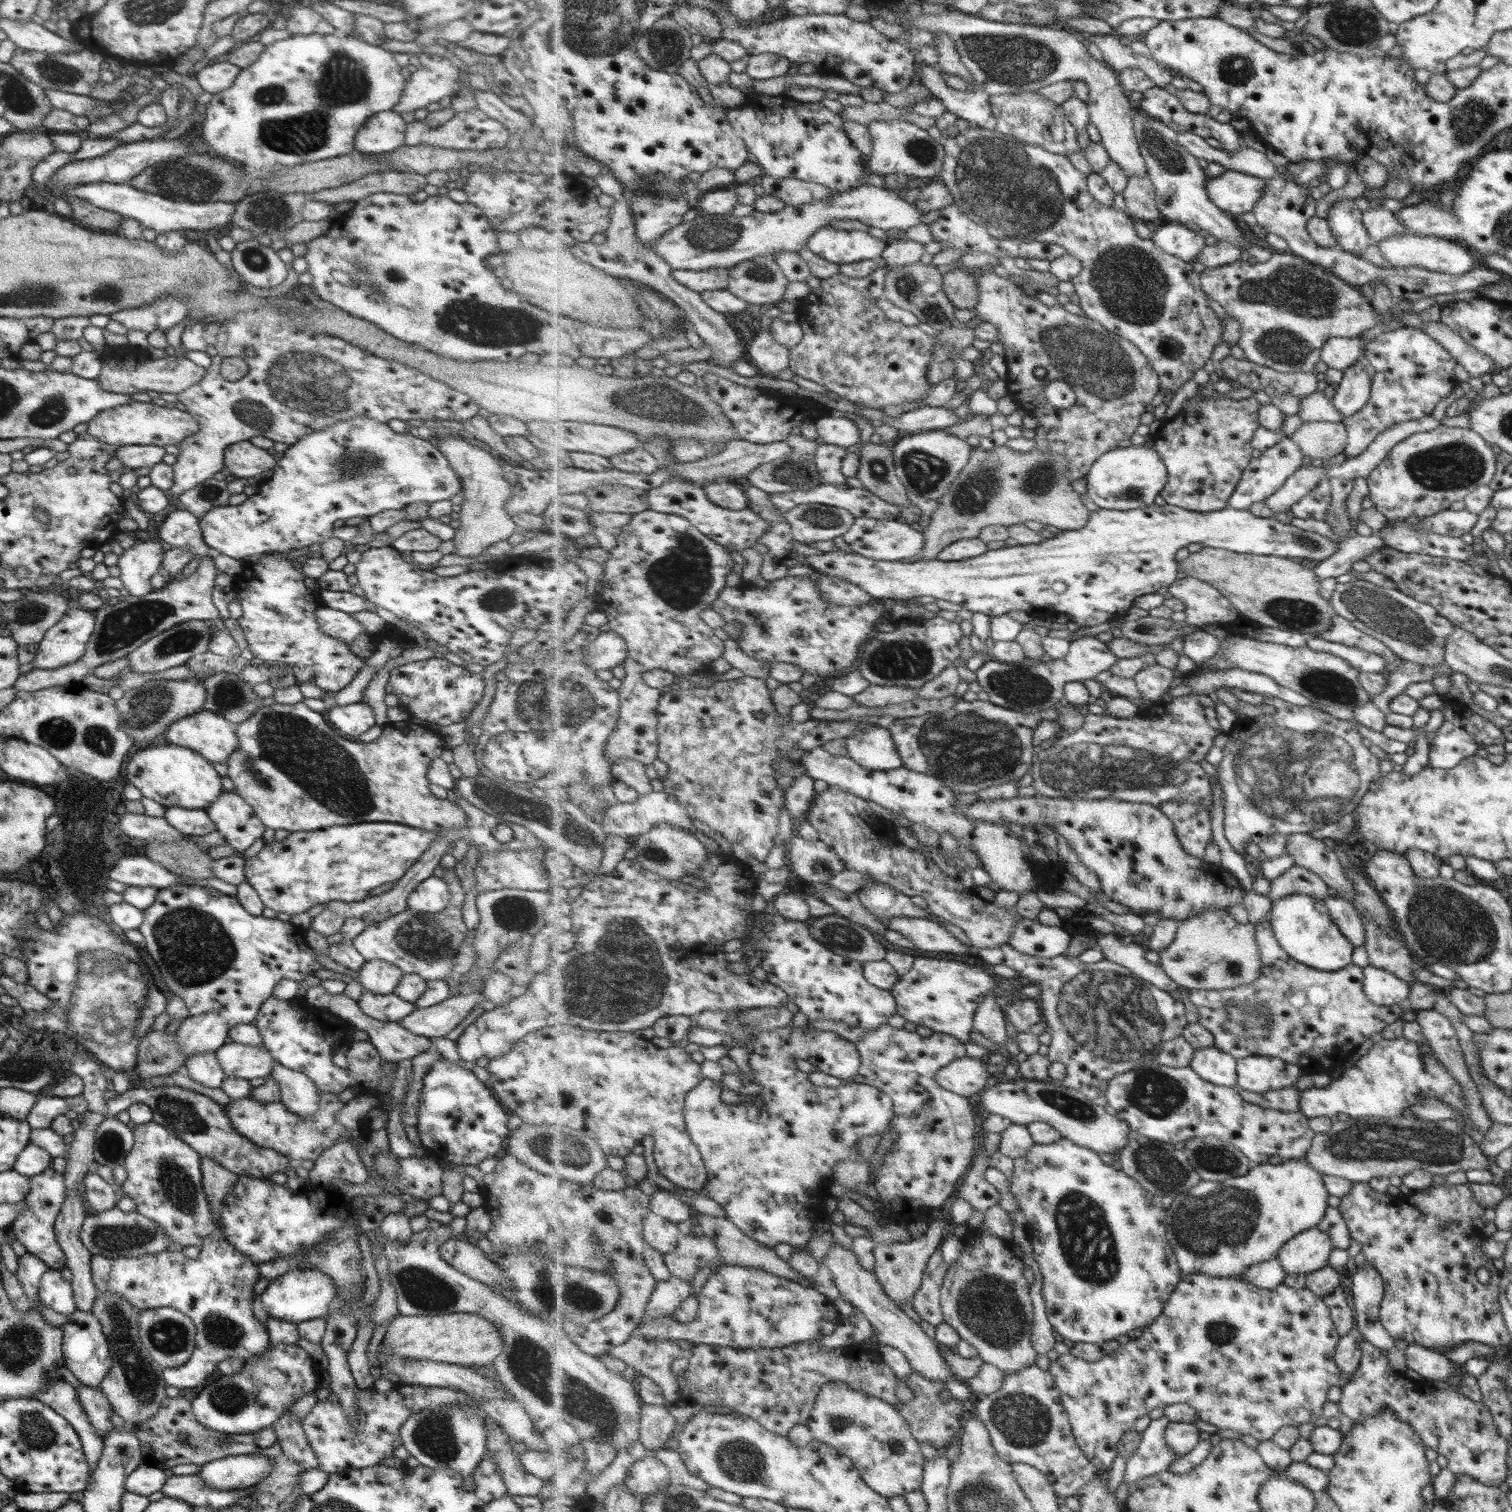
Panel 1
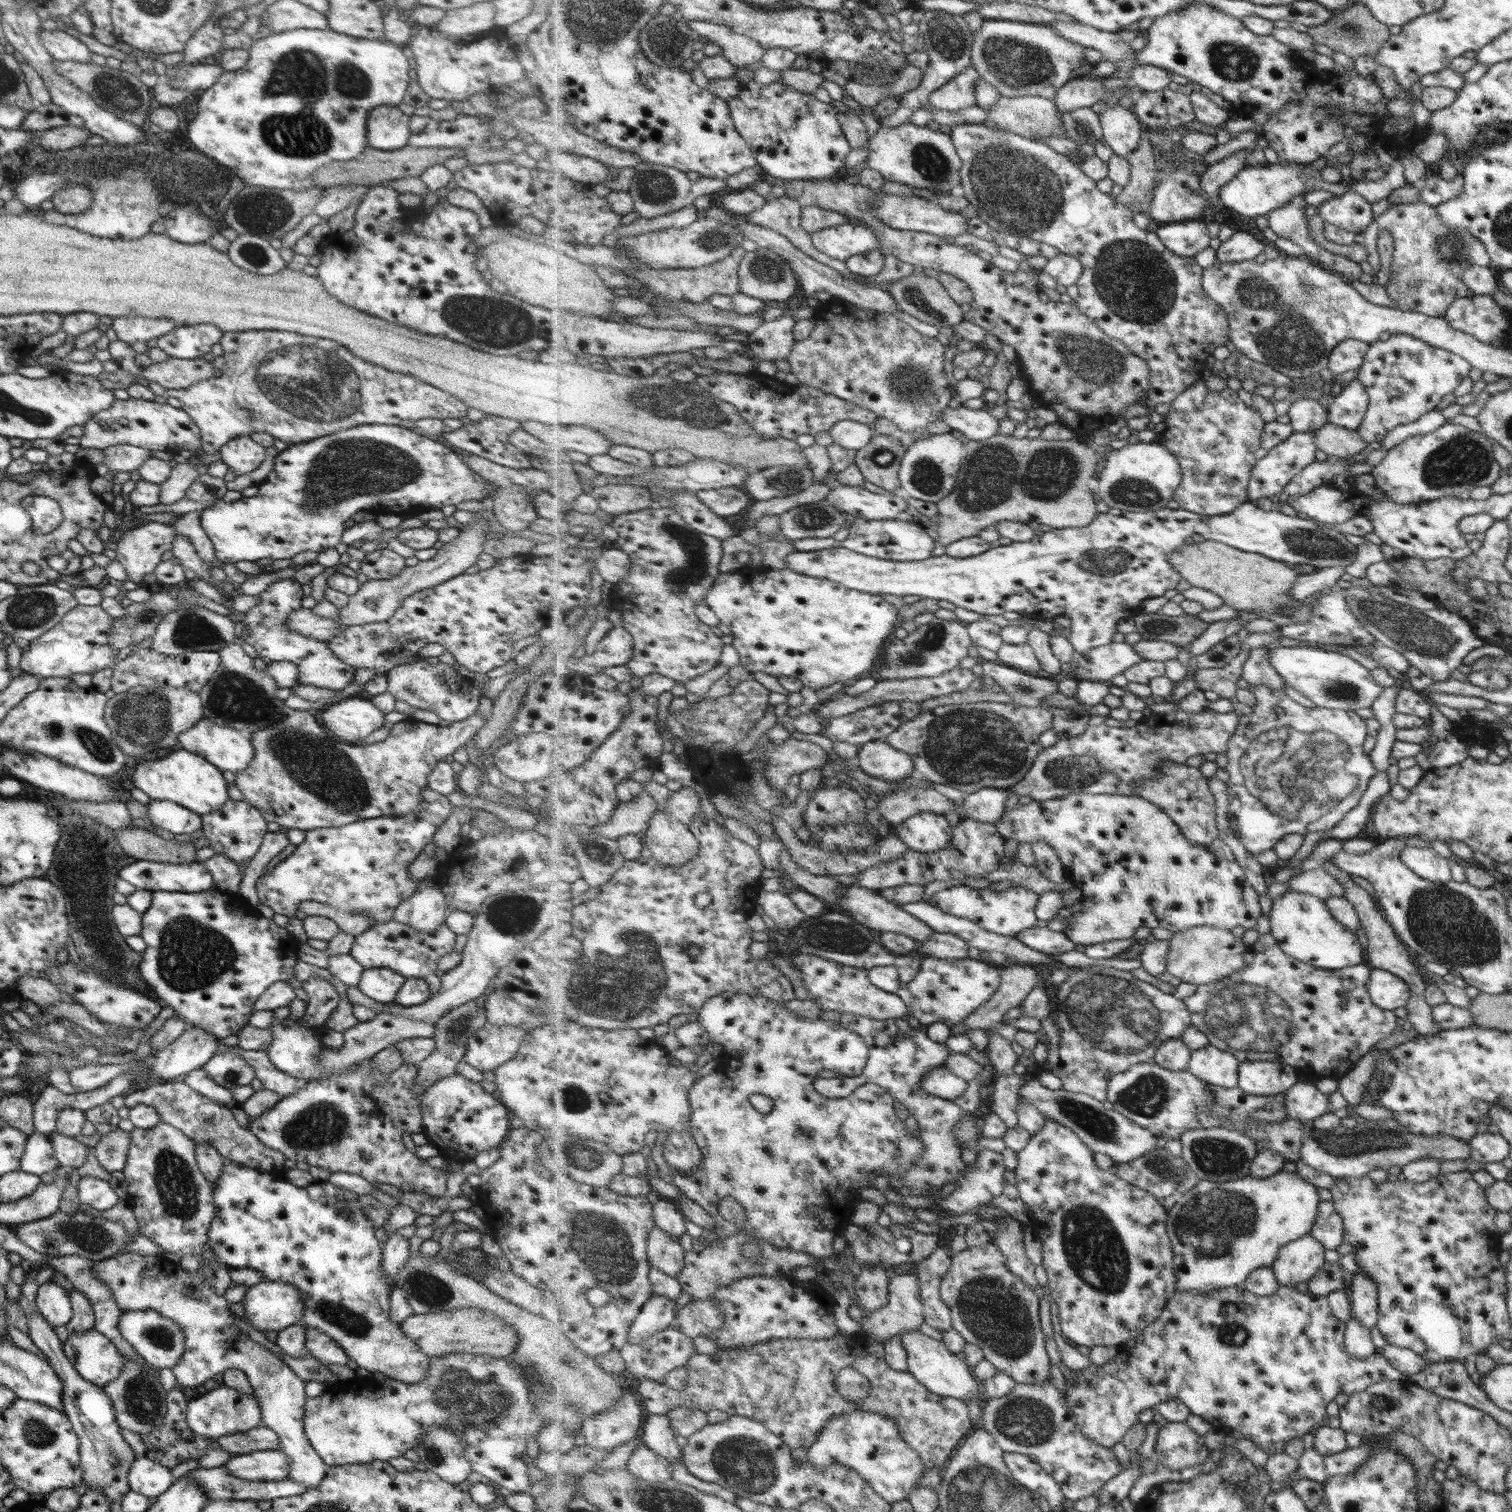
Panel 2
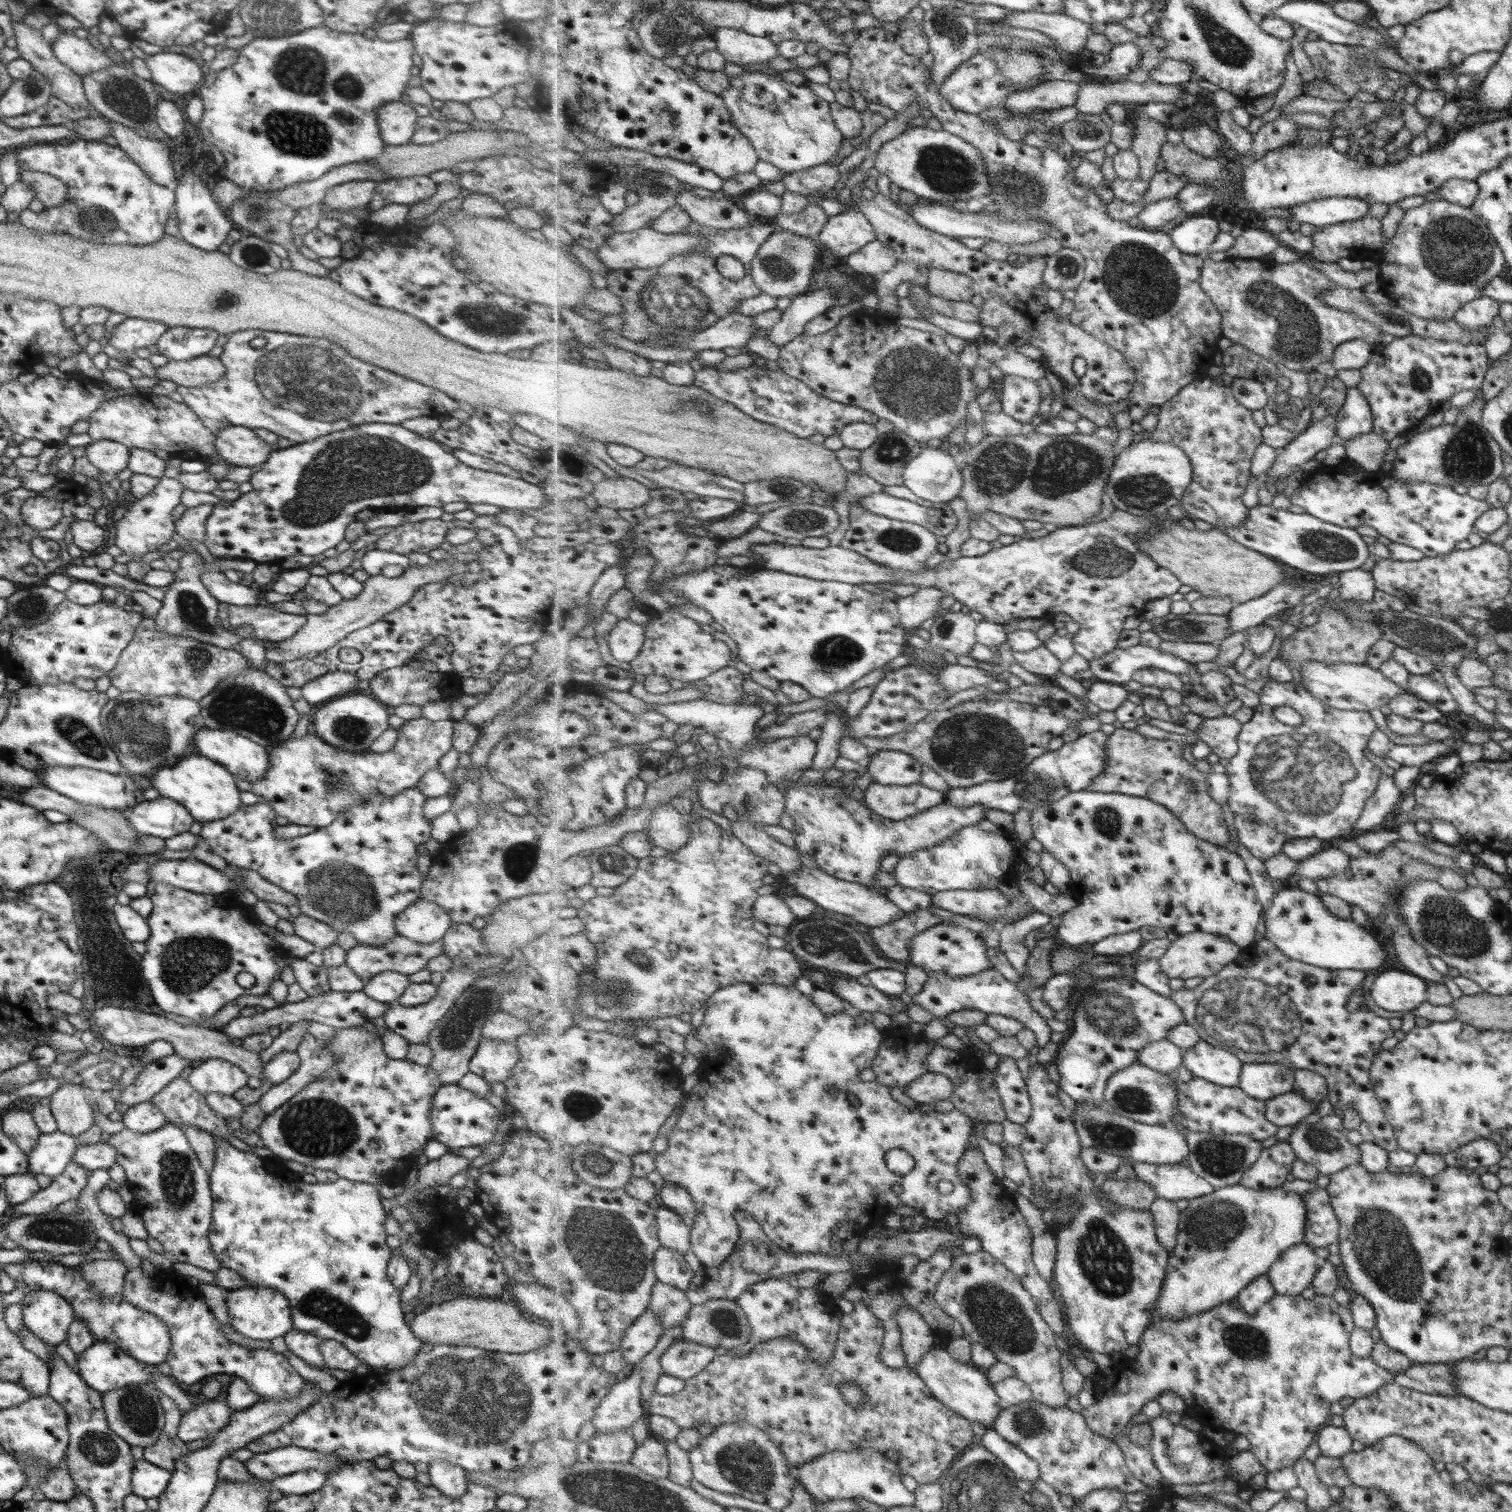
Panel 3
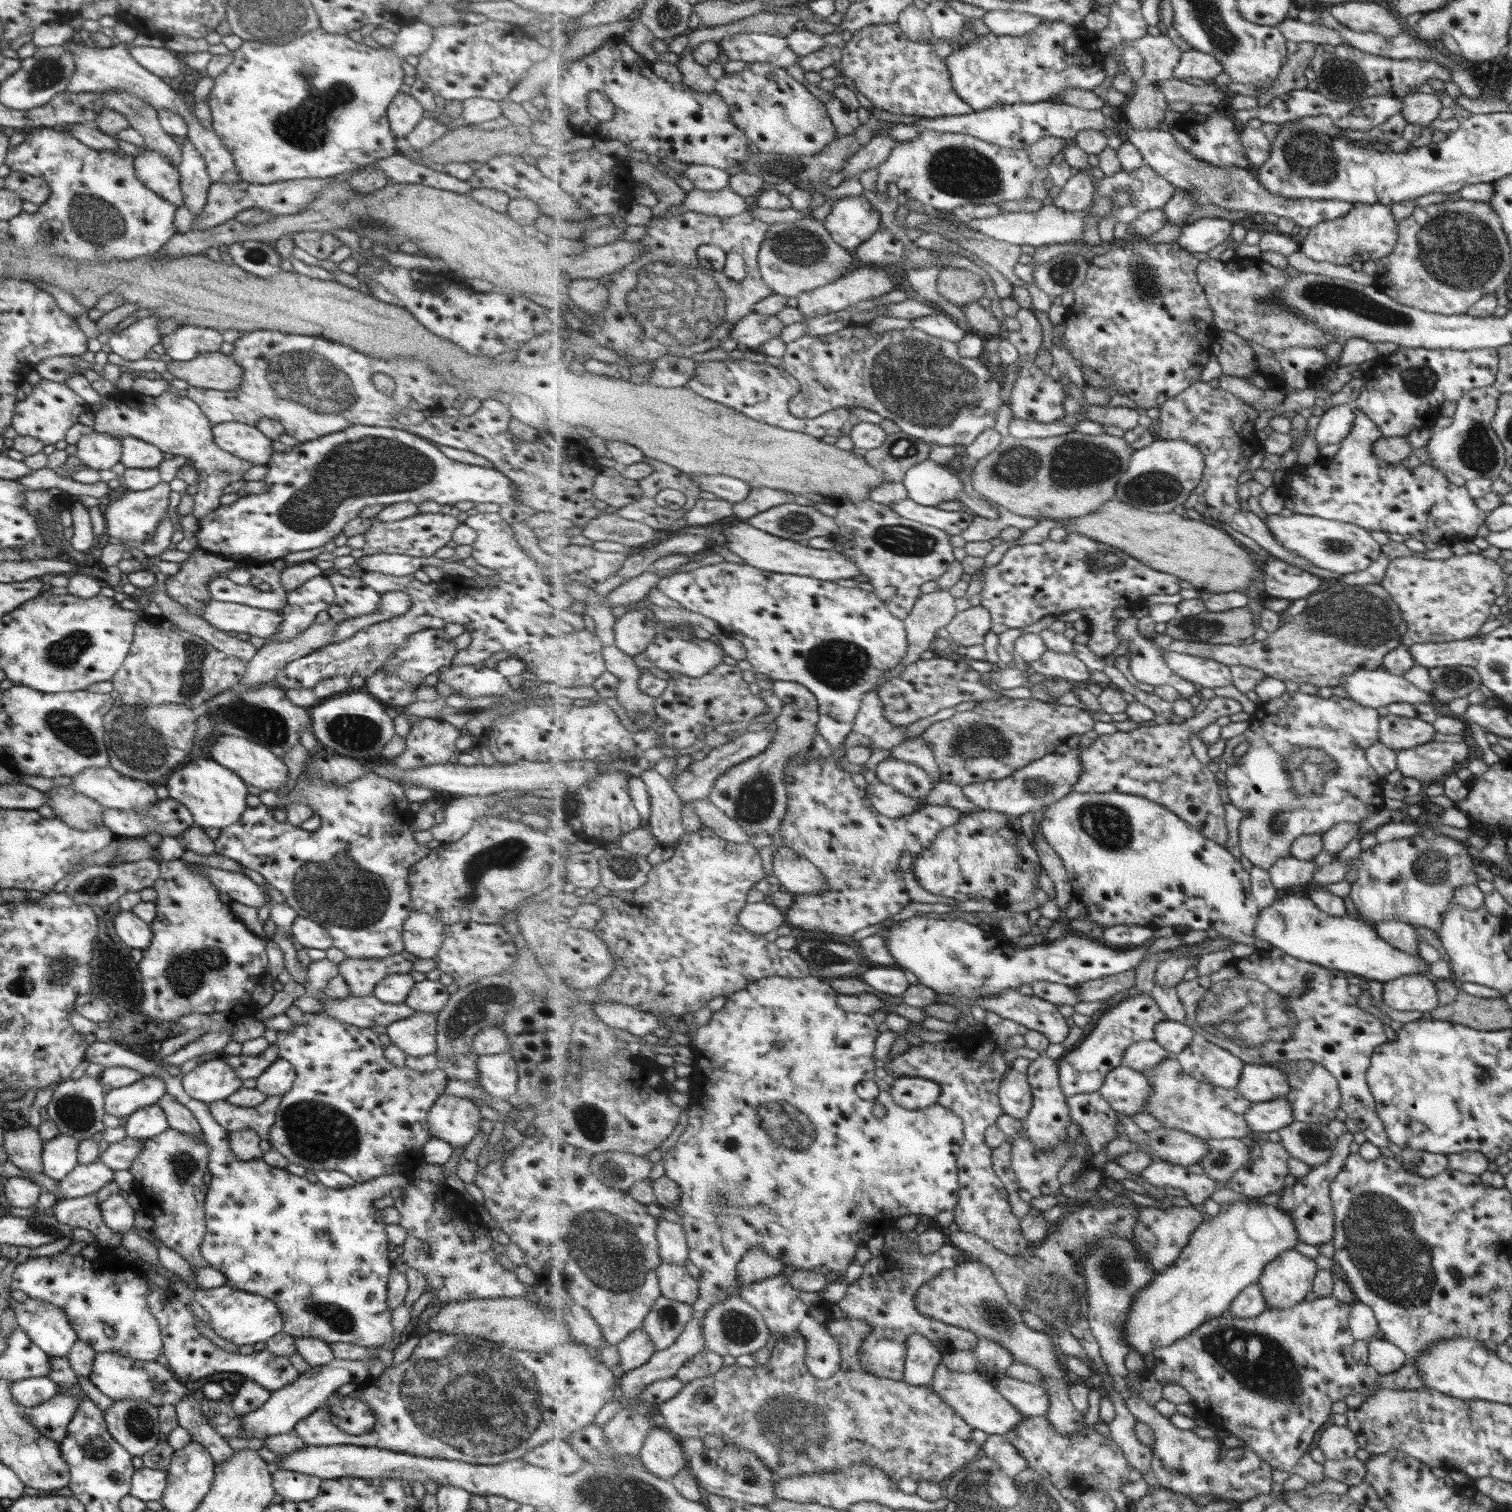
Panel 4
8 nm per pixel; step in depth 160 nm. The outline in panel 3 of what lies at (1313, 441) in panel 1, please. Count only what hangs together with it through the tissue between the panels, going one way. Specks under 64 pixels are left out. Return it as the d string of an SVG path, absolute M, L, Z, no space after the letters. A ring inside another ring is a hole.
M1373 432L1341 441L1346 462L1353 462L1370 473L1379 472L1383 455L1388 448L1387 443L1388 441Z

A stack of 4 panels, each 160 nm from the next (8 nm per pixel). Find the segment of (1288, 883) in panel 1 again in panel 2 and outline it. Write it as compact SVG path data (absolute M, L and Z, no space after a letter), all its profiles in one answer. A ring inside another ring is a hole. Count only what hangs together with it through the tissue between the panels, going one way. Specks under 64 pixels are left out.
M1317 870L1301 872L1289 880L1289 890L1298 893L1312 894L1326 900L1331 897L1344 898L1344 886L1337 884L1333 876L1317 874Z

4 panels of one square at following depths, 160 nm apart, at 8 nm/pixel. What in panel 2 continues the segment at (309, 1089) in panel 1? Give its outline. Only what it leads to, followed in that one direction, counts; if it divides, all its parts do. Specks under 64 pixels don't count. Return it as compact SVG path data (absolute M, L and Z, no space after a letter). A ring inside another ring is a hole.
M217 1040L216 1052L232 1052L238 1054L243 1062L252 1067L254 1077L261 1082L263 1089L271 1090L278 1094L281 1098L289 1093L295 1092L302 1085L301 1080L297 1080L291 1076L287 1076L279 1072L268 1059L266 1051L263 1050L243 1050L239 1045L227 1047Z

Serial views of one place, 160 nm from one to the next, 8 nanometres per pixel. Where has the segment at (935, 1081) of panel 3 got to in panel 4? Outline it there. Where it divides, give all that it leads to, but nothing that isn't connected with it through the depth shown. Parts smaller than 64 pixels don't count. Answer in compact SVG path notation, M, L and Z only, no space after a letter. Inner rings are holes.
M897 1077L891 1085L894 1099L909 1110L933 1106L942 1093L942 1086L938 1082L926 1078Z

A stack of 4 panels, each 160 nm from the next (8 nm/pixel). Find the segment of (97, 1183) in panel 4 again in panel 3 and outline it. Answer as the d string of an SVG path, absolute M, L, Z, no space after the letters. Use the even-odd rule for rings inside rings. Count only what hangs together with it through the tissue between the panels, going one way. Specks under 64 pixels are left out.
M69 1163L59 1176L52 1178L47 1187L37 1190L29 1200L9 1206L8 1215L20 1217L55 1211L58 1204L79 1197L81 1189L87 1184L89 1173L79 1163Z

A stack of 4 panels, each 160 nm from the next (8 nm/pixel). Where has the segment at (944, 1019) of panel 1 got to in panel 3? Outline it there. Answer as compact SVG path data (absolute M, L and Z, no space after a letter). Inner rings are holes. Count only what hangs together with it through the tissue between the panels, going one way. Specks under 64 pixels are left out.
M988 968L979 974L972 974L971 976L947 976L942 972L931 974L923 990L908 999L940 1020L951 1014L951 1012L961 1010L979 1010L987 1014L1001 1014L1001 1016L1016 1018L1026 1028L1030 1028L1035 1032L1038 1038L1038 1047L1043 1048L1043 1046L1047 1046L1049 1042L1058 1039L1058 1037L1049 1028L1047 1020L1031 1006L1029 998L1030 996L1026 992L1023 992L1017 984L1009 982L999 970Z

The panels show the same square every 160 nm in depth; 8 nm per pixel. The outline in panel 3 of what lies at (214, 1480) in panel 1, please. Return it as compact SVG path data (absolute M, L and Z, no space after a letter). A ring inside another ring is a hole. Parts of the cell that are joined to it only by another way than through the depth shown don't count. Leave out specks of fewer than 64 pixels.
M293 1444L254 1454L251 1459L243 1462L249 1476L264 1482L273 1482L302 1470L316 1470L326 1475L344 1463L347 1462L336 1454L318 1453Z

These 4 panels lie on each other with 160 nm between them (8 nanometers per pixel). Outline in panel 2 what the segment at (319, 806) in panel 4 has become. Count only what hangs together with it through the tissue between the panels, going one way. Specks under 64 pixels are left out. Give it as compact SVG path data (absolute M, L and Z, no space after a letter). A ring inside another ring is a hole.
M428 787L419 792L419 812L406 815L383 815L375 818L355 820L349 824L306 830L304 840L295 845L295 849L284 860L274 866L271 871L266 868L255 881L257 902L269 906L275 914L294 917L296 904L303 900L314 900L344 910L345 912L358 912L370 918L370 926L379 926L392 920L394 908L407 900L419 886L419 881L409 878L407 868L422 852L423 846L432 842L432 836L445 817L453 810L445 796L430 790ZM227 800L219 810L200 815L200 821L199 834L207 838L209 848L214 854L229 858L237 866L254 856L266 833L266 820L244 801Z

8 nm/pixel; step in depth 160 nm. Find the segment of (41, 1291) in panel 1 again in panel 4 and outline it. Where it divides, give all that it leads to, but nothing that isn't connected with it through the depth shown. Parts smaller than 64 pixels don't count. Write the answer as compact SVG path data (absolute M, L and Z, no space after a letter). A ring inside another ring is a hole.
M12 1297L8 1299L8 1306L14 1310L18 1327L43 1353L57 1358L69 1354L77 1338L60 1308L35 1298L19 1303Z

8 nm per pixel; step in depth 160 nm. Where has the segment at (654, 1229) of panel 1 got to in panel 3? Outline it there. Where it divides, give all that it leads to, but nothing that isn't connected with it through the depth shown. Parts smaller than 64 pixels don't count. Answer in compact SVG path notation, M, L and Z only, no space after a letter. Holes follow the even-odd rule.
M661 1246L655 1254L654 1262L658 1281L684 1291L692 1285L695 1272L687 1263L685 1255Z

